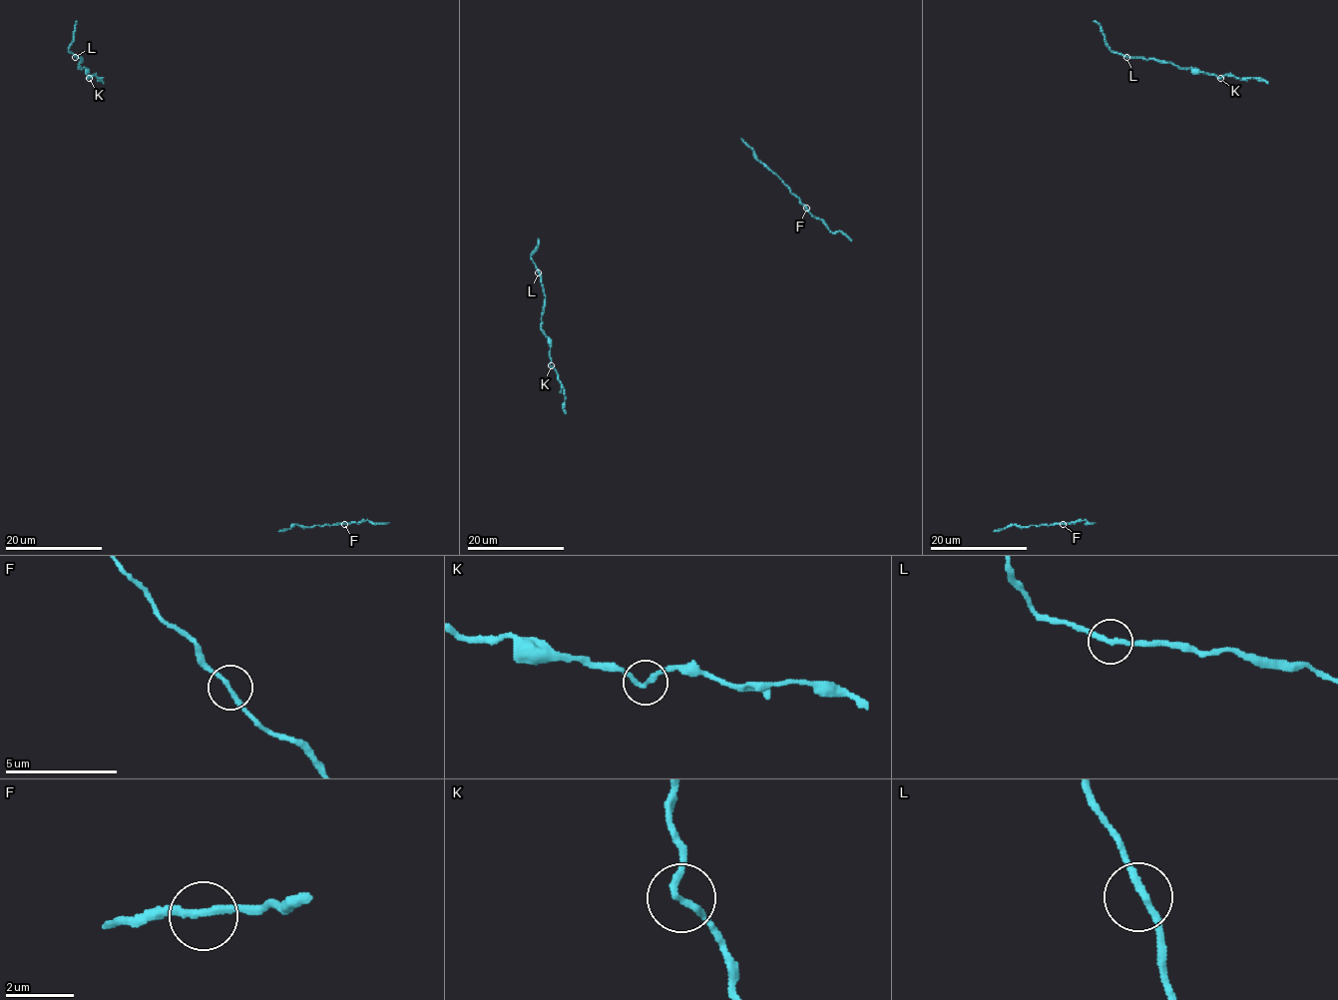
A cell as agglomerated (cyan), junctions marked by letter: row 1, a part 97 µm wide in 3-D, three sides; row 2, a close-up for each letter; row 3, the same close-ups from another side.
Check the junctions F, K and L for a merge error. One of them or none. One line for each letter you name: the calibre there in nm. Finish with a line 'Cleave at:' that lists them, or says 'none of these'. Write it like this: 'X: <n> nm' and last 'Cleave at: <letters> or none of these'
Cleave at: none of these

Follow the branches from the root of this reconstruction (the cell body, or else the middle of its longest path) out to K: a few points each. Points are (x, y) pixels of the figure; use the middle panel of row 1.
K: (539, 272), (545, 296), (542, 330), (550, 346), (551, 366)

